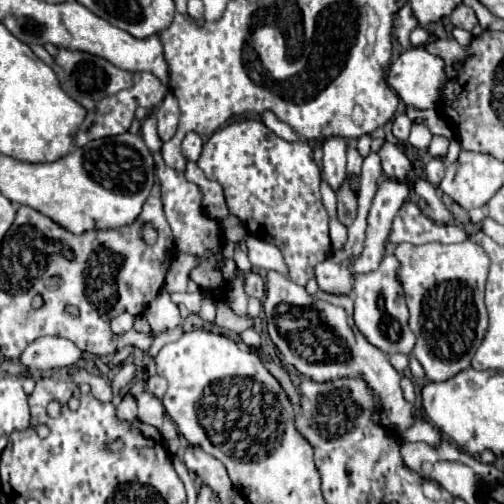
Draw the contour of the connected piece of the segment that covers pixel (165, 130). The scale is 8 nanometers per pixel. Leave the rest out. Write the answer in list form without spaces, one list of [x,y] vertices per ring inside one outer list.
[[[172,91],[166,93],[158,113],[156,113],[156,119],[158,119],[158,135],[162,141],[168,141],[172,139],[172,135],[176,133],[176,125],[178,125],[178,119],[180,119],[180,109],[178,109],[178,101],[176,97],[172,95]]]

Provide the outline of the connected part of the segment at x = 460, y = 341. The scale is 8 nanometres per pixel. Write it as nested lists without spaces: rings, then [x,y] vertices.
[[[470,239],[456,245],[400,243],[394,255],[400,261],[398,281],[410,311],[408,325],[416,335],[412,355],[420,361],[430,381],[448,381],[470,367],[488,329],[484,285],[490,259],[484,249]]]

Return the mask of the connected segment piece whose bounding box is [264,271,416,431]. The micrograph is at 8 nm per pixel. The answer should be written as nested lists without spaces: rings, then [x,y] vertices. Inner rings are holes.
[[[268,271],[266,275],[266,299],[264,313],[268,323],[268,335],[292,367],[312,381],[332,381],[340,377],[362,377],[368,381],[370,389],[382,397],[382,409],[392,425],[400,431],[408,429],[416,421],[416,407],[402,397],[400,373],[390,365],[388,357],[372,347],[364,335],[360,335],[344,307],[324,301],[324,293],[310,295],[304,287],[296,285],[288,277]],[[304,307],[304,309],[290,309]]]

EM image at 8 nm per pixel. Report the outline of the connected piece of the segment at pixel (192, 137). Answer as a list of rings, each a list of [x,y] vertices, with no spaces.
[[[188,133],[182,141],[182,155],[186,157],[186,161],[196,161],[200,157],[202,151],[202,139],[198,133]]]

